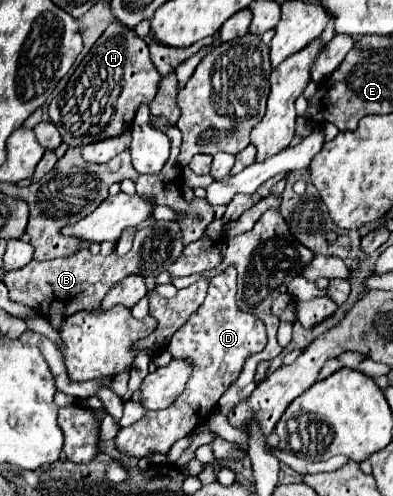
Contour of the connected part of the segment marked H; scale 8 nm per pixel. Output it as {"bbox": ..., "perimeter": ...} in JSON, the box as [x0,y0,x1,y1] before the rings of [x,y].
{"bbox":[50,21,160,147],"perimeter":[[[112,21],[90,53],[76,67],[68,85],[58,93],[50,107],[50,121],[58,127],[68,147],[94,143],[106,137],[120,135],[134,121],[140,103],[150,103],[158,91],[160,73],[156,71],[148,45],[130,27],[120,27]]]}

